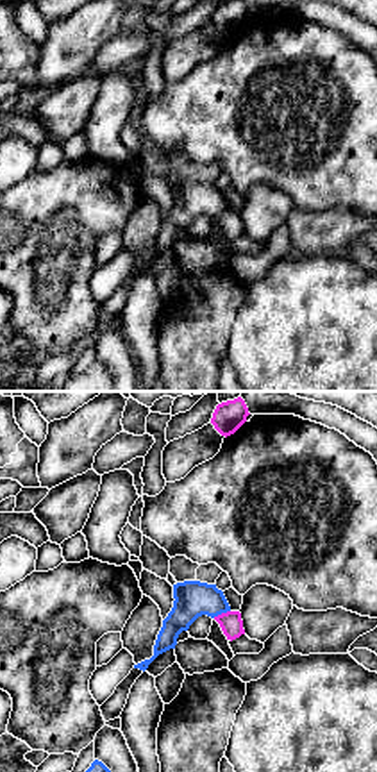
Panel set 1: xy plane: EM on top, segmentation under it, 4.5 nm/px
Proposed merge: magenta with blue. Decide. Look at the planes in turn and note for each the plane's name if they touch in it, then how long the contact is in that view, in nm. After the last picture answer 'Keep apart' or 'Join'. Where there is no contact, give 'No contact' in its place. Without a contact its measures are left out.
Touches magenta in xy. Shared border 90 nm

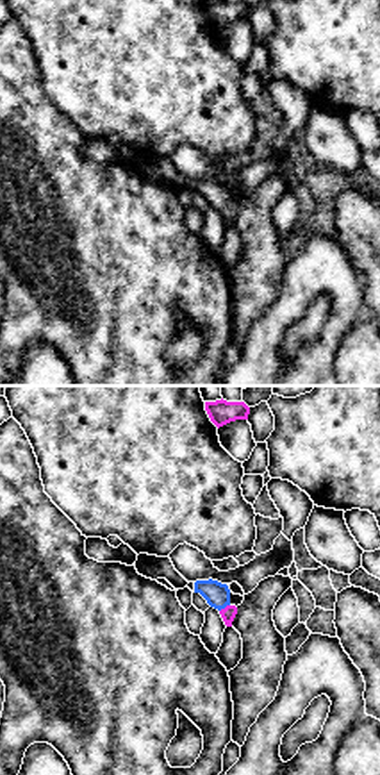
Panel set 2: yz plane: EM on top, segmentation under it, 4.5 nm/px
Touches magenta in yz. Shared border 60 nm

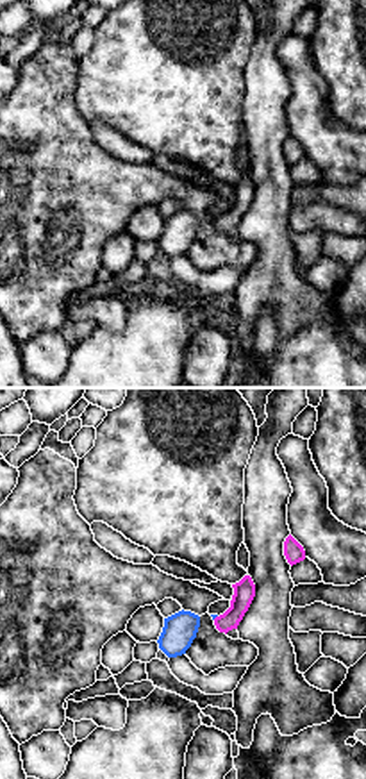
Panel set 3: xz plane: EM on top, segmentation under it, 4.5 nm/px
No contact

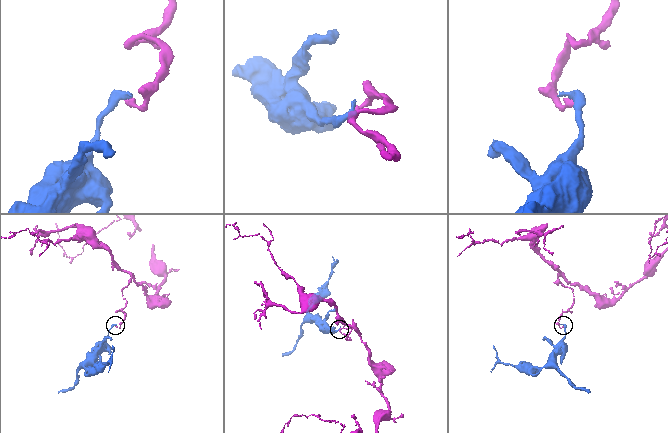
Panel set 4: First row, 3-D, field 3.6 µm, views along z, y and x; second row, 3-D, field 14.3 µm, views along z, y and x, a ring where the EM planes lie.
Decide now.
Keep apart

